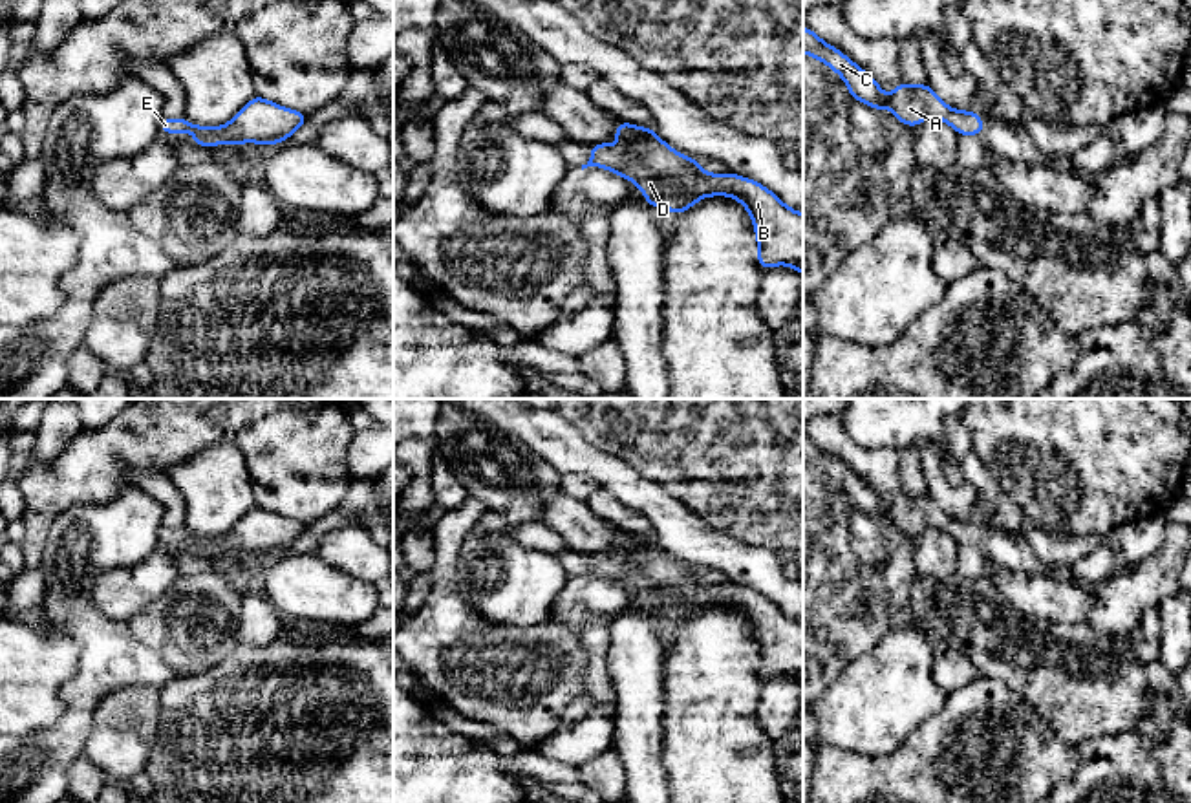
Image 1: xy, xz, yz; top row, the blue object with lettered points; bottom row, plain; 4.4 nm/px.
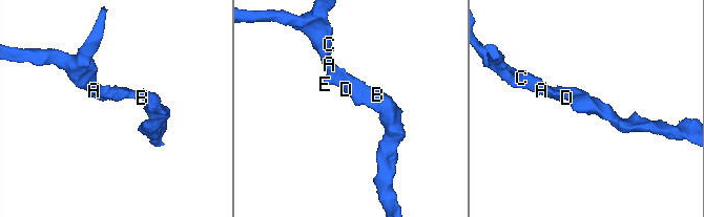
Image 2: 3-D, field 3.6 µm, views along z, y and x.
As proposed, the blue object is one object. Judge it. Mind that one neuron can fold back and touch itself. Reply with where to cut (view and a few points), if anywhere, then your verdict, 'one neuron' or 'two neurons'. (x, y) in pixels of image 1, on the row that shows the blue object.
cut none; one neuron

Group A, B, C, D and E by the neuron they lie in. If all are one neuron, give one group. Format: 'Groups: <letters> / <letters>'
Groups: A B C D E

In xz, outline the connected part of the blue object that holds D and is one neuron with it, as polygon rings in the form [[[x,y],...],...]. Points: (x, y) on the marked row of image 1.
[[[620,121],[615,139],[615,145],[589,145],[591,159],[582,170],[611,170],[637,183],[653,209],[668,209],[677,216],[703,198],[730,196],[752,218],[759,267],[790,265],[803,276],[803,214],[787,207],[772,190],[732,172],[704,174],[701,161],[675,152],[653,128]]]

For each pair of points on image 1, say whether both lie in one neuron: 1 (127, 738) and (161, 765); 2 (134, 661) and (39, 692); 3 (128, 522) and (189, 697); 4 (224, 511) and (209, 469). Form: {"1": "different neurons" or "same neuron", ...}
{"1": "different neurons", "2": "different neurons", "3": "different neurons", "4": "same neuron"}

